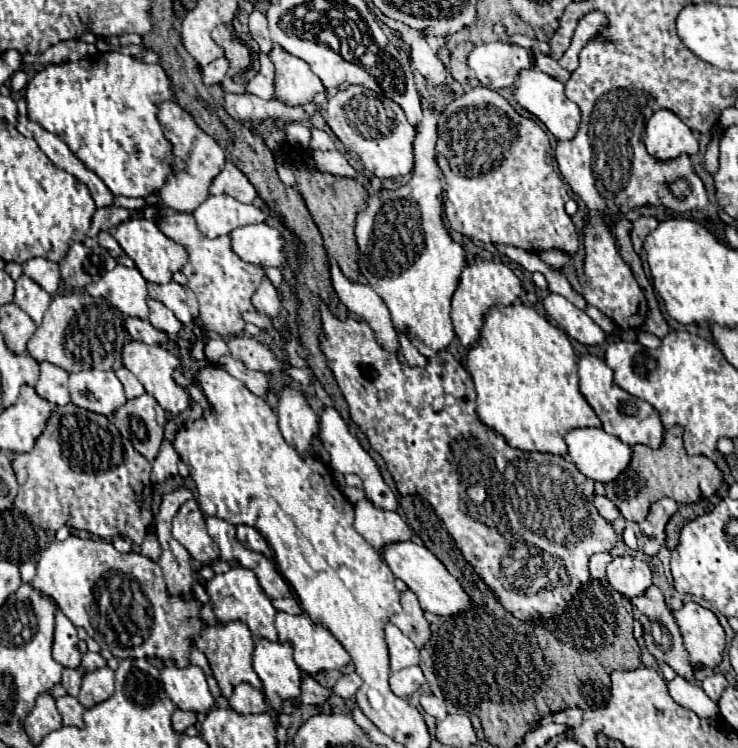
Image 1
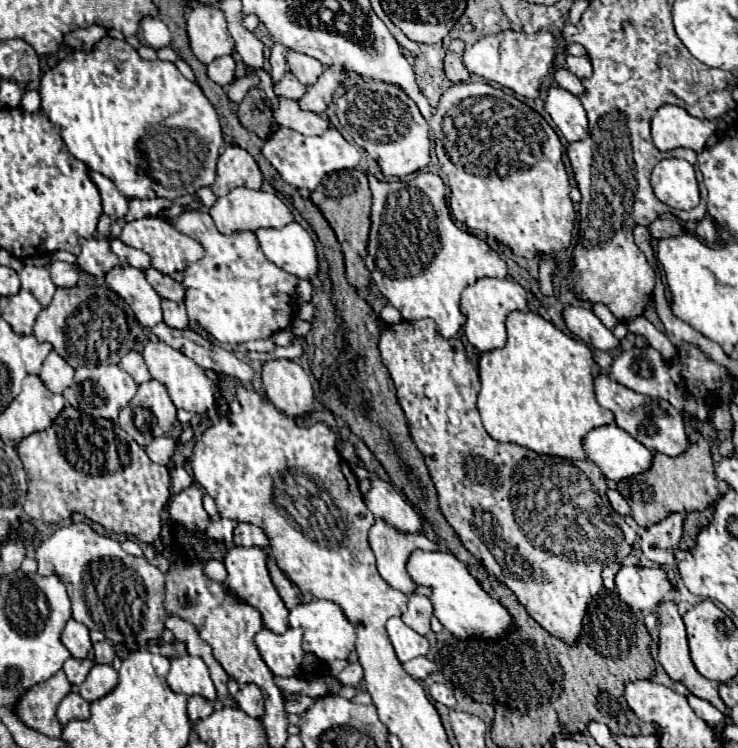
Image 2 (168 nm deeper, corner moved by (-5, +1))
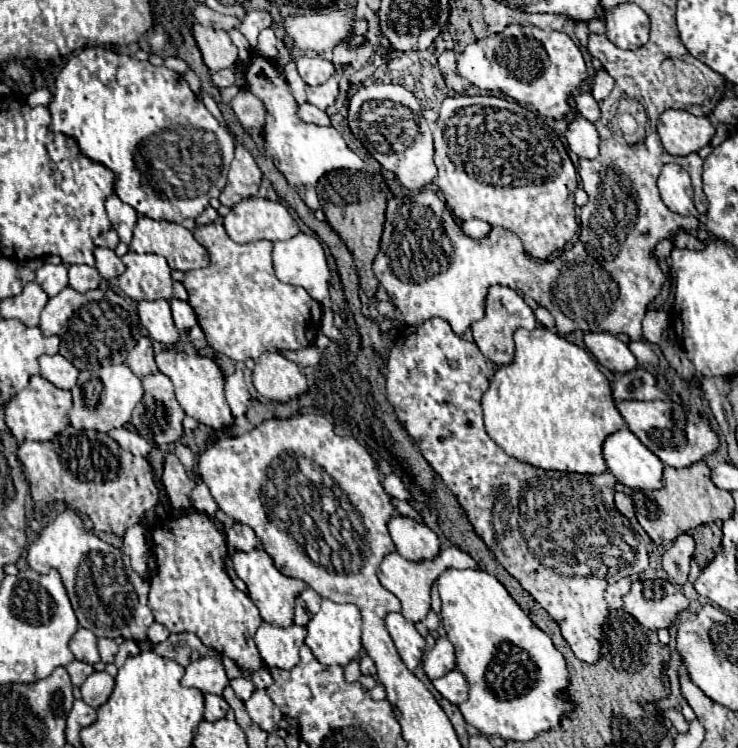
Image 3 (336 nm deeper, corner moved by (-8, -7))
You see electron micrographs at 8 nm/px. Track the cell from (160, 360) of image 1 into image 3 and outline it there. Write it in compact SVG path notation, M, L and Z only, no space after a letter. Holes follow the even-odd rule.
M162 350L160 354L156 354L156 364L158 364L158 370L172 380L176 400L188 416L196 418L200 424L212 426L214 430L228 428L234 424L234 416L224 396L224 372L212 358L200 356L200 354L190 356L178 350Z

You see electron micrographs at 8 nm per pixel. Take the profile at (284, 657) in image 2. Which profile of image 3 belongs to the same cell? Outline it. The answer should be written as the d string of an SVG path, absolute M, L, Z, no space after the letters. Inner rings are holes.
M262 622L262 626L254 634L254 642L258 652L268 668L294 668L298 664L298 650L304 644L306 628L298 624L290 624L286 628Z

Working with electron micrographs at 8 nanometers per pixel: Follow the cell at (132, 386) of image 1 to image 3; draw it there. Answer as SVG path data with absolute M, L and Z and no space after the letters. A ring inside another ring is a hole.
M142 336L136 346L128 352L126 364L130 366L130 370L142 378L150 372L156 372L156 362L154 362L154 348L152 348L152 340L148 336Z

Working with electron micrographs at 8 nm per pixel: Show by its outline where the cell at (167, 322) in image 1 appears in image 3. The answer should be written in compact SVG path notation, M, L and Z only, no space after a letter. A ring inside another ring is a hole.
M172 300L172 316L174 316L174 322L178 326L180 332L188 332L194 324L196 324L196 314L192 310L192 306L184 300Z

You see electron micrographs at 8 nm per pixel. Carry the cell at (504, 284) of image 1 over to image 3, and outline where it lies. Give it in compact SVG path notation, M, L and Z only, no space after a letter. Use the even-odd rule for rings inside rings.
M492 286L488 292L488 300L486 300L486 314L482 320L474 322L472 326L472 334L474 334L474 342L478 344L480 352L492 360L498 366L506 366L514 360L514 332L516 328L528 328L534 330L538 328L538 322L534 318L534 312L530 310L530 306L522 300L522 296L518 292L514 292L512 288L506 286Z

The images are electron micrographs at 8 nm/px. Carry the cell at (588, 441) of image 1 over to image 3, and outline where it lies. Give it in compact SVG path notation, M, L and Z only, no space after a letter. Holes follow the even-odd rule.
M628 428L606 438L604 460L616 480L630 488L662 488L662 460L650 452Z

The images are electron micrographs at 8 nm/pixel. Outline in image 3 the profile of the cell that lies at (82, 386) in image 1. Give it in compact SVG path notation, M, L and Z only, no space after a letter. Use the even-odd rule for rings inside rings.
M126 364L102 366L98 370L82 370L78 376L78 384L72 388L74 408L70 412L70 424L78 430L96 430L96 432L108 432L112 428L126 426L142 394L144 390L140 378Z

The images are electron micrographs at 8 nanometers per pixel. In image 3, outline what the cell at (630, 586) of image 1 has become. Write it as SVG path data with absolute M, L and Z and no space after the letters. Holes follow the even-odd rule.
M634 582L624 596L624 610L630 612L642 626L650 630L668 628L676 622L678 614L688 608L688 598L672 582L652 582L652 596L646 596L646 584Z

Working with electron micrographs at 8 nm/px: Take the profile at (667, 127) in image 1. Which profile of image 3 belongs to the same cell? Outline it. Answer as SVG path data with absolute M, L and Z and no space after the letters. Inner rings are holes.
M664 110L658 122L658 134L668 154L686 156L708 146L716 128L710 116L694 116L686 110Z

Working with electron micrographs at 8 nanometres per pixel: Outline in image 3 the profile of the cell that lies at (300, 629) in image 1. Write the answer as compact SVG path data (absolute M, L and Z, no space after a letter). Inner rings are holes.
M322 600L322 608L318 614L312 616L312 620L306 624L306 644L314 652L314 656L322 664L342 664L346 666L350 660L354 660L360 650L360 626L362 626L362 616L358 612L356 604L338 604L332 600Z

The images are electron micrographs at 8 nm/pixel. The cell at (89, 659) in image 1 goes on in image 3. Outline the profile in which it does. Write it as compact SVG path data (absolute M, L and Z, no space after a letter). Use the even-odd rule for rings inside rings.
M100 638L98 640L98 650L102 662L114 662L114 656L118 652L118 644L112 638Z

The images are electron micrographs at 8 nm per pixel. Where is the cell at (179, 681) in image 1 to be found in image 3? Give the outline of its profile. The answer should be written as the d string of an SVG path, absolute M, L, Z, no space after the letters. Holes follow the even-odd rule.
M210 648L210 654L188 664L186 674L182 678L182 686L198 688L204 694L222 694L222 690L228 686L228 676L222 664L222 654L214 648Z

